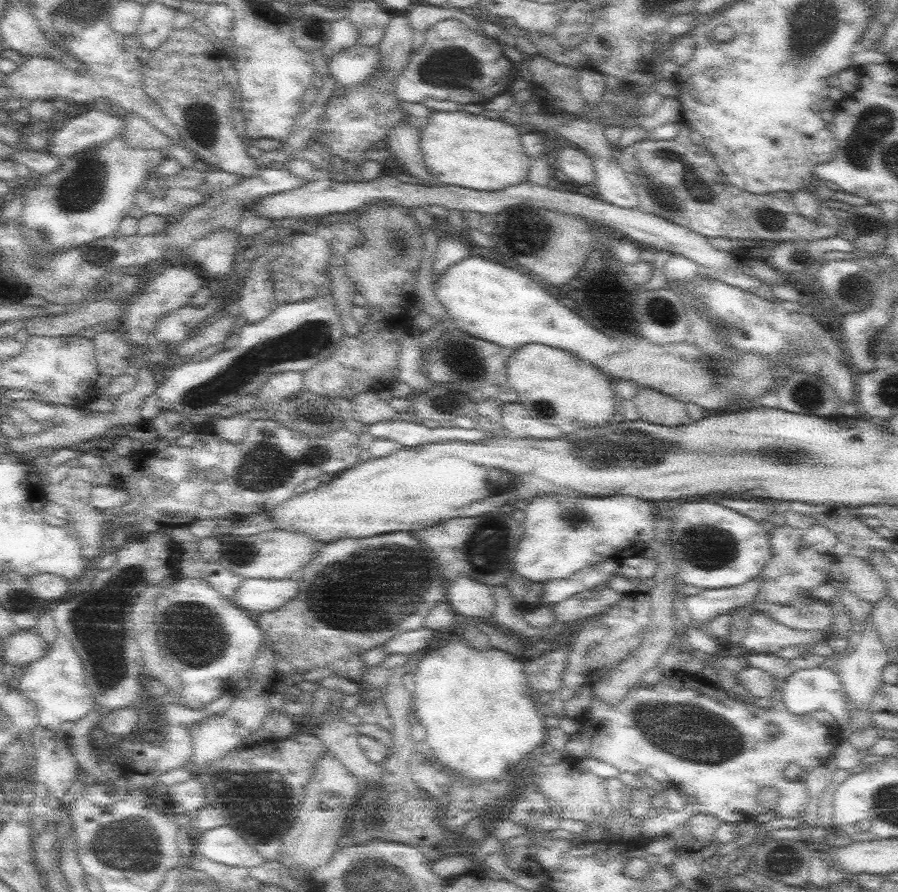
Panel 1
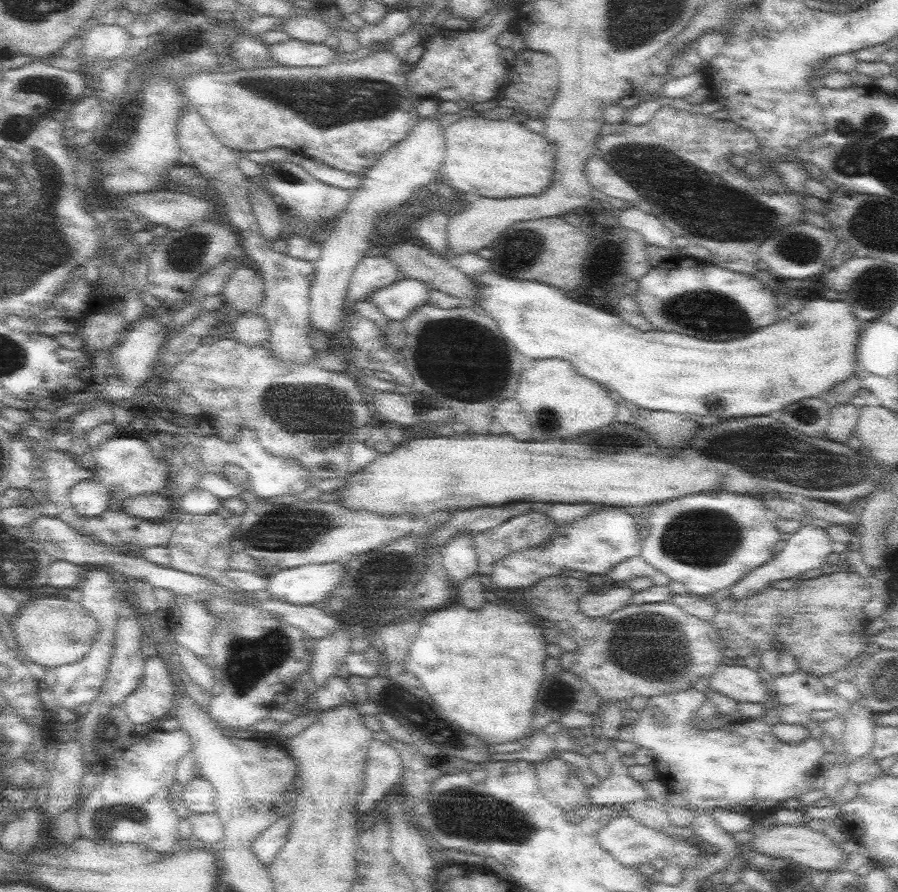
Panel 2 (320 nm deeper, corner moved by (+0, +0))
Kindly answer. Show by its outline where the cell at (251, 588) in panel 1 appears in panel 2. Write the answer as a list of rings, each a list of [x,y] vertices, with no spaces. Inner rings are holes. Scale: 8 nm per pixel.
[[[339,563],[308,564],[288,568],[270,578],[268,588],[272,596],[295,605],[317,605],[326,600],[344,576],[344,566]]]

